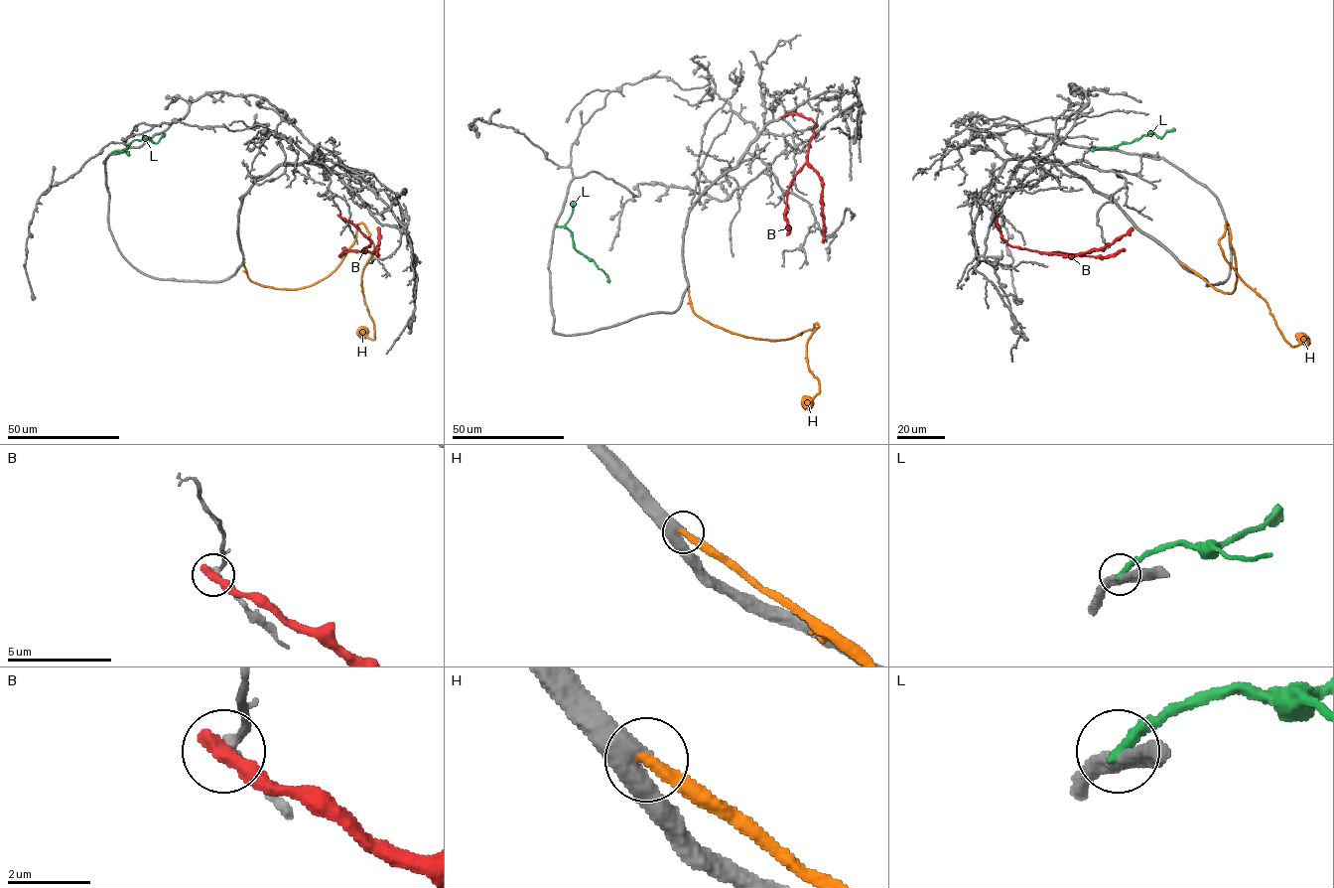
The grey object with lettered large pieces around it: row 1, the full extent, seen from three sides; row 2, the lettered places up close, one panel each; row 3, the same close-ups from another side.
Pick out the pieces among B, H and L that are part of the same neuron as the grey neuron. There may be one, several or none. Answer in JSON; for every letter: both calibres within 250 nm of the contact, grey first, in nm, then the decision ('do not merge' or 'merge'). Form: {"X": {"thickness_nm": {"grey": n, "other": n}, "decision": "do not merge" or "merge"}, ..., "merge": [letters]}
{"B": {"thickness_nm": {"grey": 240, "other": 500}, "decision": "do not merge"}, "H": {"thickness_nm": {"grey": 320, "other": 340}, "decision": "merge"}, "L": {"thickness_nm": {"grey": 400, "other": 360}, "decision": "do not merge"}, "merge": ["H"]}

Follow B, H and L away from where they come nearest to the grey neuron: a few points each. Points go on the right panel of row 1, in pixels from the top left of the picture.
B: (999, 216), (997, 225), (1001, 236), (1010, 245), (1070, 256), (1103, 249), (1133, 227)
H: (1180, 262), (1231, 293), (1226, 223), (1219, 241), (1226, 260), (1267, 302), (1283, 338), (1296, 346), (1307, 336)
L: (1114, 149), (1152, 132), (1161, 138), (1175, 129)

